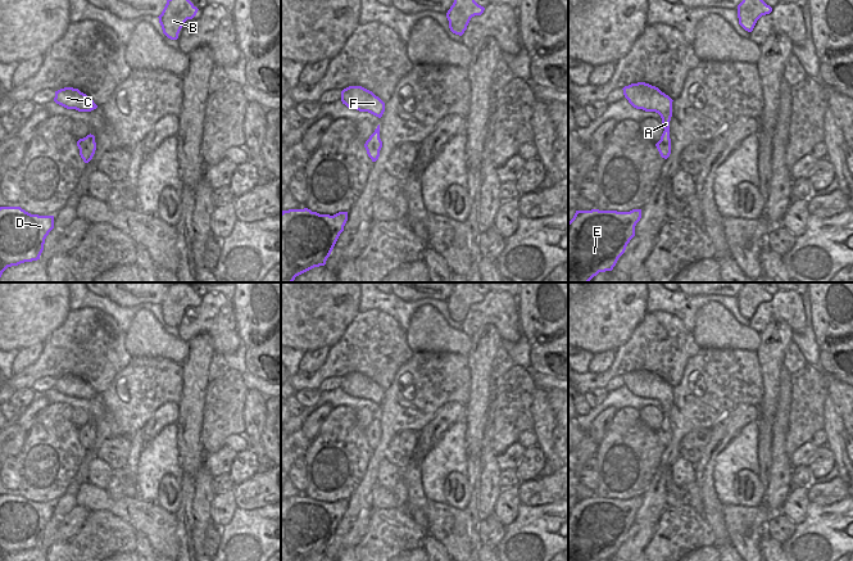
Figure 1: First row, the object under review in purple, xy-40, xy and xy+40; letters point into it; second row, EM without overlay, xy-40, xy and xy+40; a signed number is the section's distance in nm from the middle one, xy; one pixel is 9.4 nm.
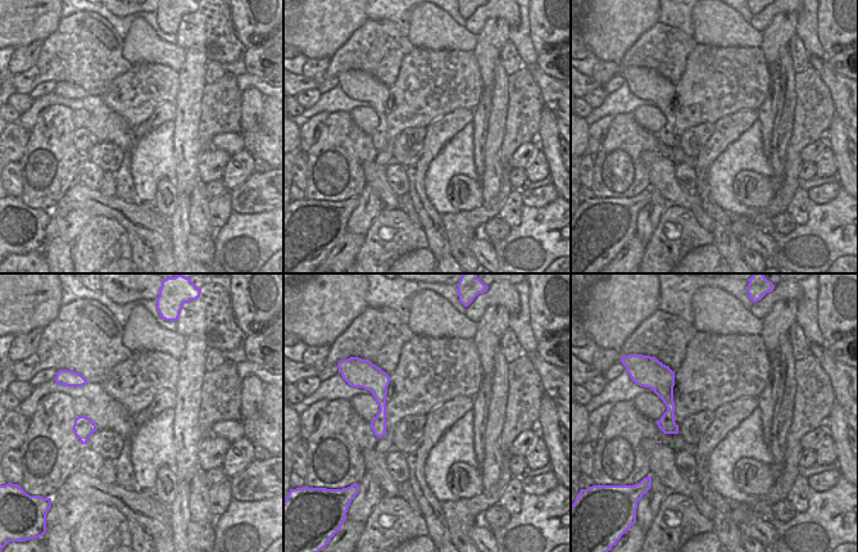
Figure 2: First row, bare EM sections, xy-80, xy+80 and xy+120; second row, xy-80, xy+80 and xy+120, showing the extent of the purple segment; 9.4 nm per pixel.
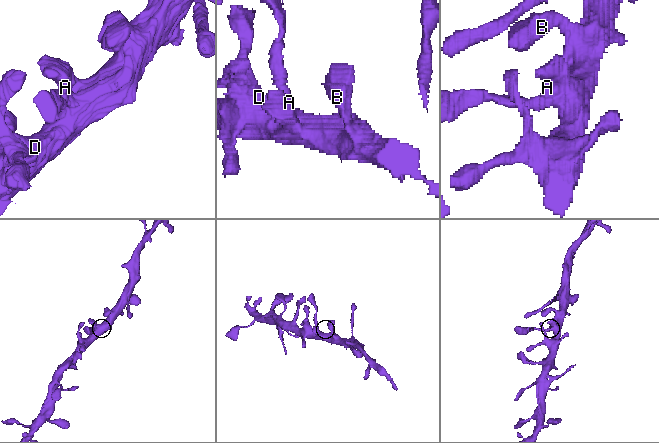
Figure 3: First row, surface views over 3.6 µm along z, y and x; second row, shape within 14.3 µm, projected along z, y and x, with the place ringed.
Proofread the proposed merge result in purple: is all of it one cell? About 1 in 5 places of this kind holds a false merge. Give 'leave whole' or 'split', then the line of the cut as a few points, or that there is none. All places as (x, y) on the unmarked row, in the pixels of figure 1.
leave whole; cut none

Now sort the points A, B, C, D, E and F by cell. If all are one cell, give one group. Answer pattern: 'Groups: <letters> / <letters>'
Groups: A B C D E F.

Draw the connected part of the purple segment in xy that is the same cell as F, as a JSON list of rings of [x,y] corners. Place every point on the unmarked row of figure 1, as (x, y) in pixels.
[[[349,374],[341,379],[341,389],[350,397],[368,399],[378,406],[385,399],[385,390],[362,374]]]

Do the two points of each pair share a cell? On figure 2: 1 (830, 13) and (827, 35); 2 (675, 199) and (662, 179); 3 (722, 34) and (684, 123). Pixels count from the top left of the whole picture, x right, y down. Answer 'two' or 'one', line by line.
1: one
2: one
3: two

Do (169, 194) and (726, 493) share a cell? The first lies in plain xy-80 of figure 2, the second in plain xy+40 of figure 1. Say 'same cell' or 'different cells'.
different cells

